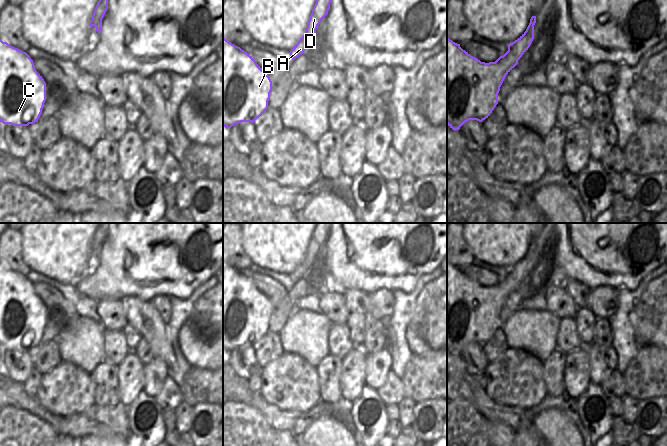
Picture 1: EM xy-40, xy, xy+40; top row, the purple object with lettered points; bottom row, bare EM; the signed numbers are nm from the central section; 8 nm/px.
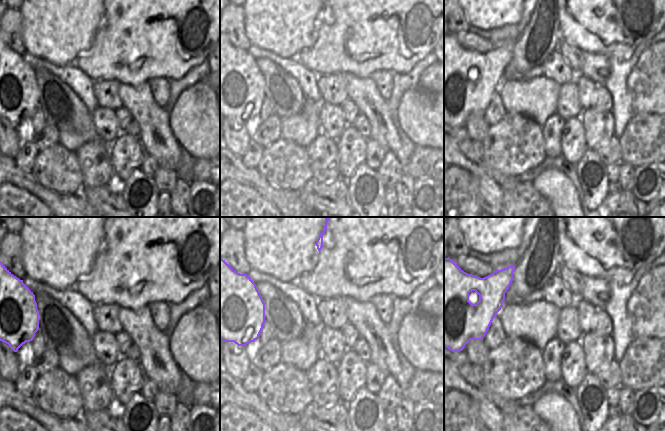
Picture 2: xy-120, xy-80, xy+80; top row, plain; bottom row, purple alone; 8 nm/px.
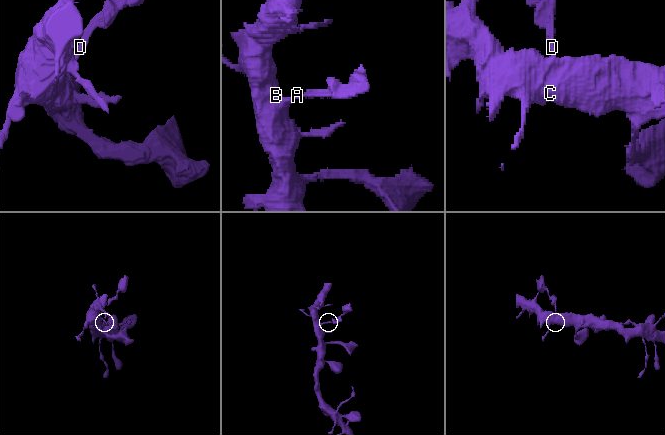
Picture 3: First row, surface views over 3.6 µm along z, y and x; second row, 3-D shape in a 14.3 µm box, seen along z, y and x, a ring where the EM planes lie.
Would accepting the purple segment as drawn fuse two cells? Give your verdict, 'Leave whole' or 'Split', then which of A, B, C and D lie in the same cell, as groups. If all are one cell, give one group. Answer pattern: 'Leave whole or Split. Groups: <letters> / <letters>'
Split. Groups: A D / B C.

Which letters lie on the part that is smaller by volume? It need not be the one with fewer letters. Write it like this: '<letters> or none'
A, D

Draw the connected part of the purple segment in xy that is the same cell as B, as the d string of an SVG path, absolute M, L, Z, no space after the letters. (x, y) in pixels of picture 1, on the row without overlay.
M223 262L223 350L231 352L241 346L251 346L268 333L272 305L254 282Z

